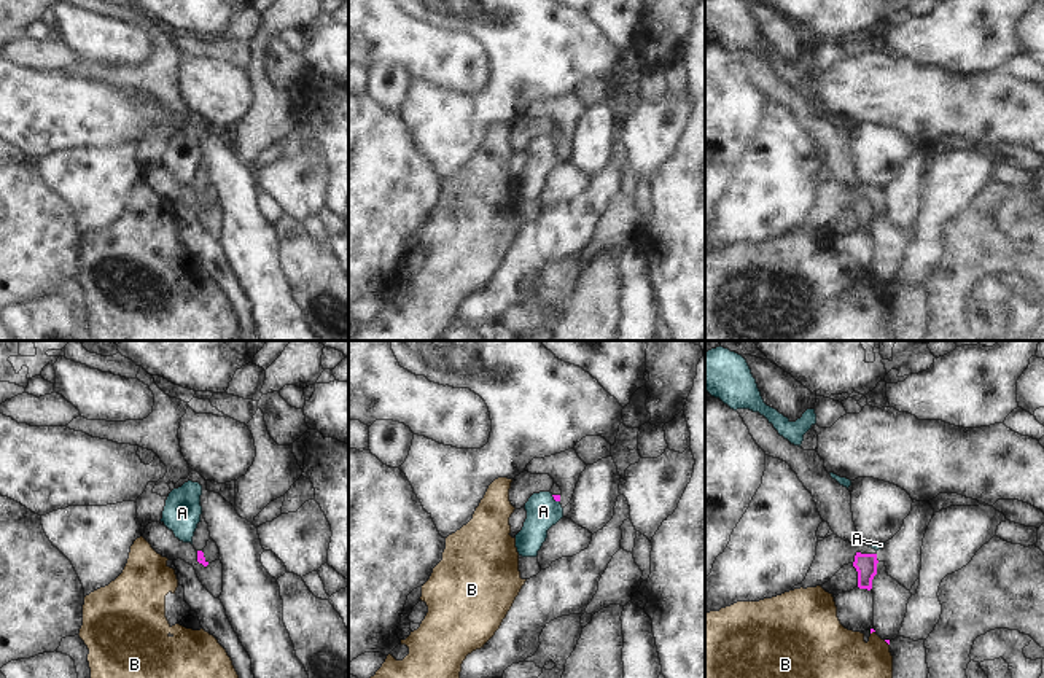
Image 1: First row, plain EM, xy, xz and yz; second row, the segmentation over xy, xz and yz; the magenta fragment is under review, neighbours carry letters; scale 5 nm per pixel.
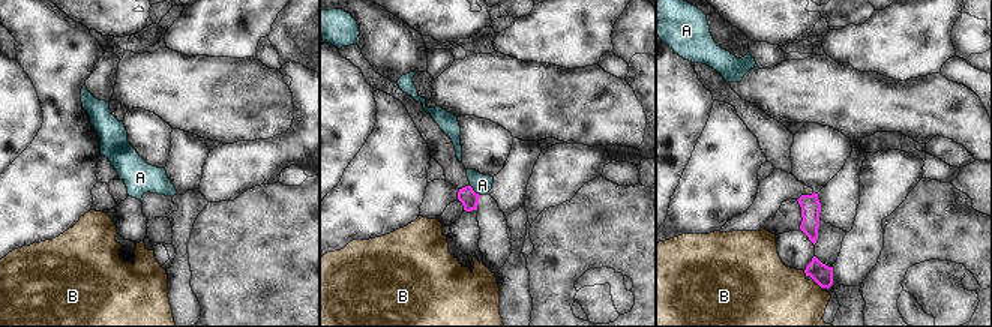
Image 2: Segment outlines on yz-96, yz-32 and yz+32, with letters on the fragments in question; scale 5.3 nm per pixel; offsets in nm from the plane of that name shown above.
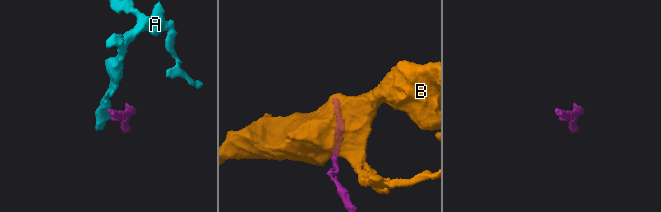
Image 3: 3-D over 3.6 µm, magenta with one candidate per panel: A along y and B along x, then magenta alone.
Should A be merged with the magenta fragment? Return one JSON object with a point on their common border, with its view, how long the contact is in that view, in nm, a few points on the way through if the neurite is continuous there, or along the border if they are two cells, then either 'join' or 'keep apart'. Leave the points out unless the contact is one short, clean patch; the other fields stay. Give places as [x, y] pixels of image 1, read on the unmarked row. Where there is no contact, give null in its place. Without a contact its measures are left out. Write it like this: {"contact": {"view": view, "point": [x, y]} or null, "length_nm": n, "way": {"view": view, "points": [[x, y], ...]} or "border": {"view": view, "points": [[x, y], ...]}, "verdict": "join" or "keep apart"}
{"contact": {"view": "xz", "point": [556, 144]}, "length_nm": 60, "border": {"view": "xz", "points": [[551, 139], [559, 145]]}, "verdict": "keep apart"}

